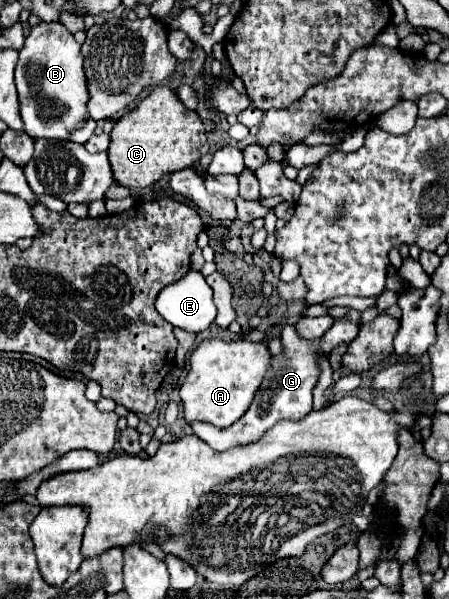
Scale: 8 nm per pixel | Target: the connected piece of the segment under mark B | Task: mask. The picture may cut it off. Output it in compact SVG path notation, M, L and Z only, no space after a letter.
M38 22L30 28L16 66L16 88L24 132L32 138L60 138L84 144L96 128L86 112L88 90L80 44L62 22Z

